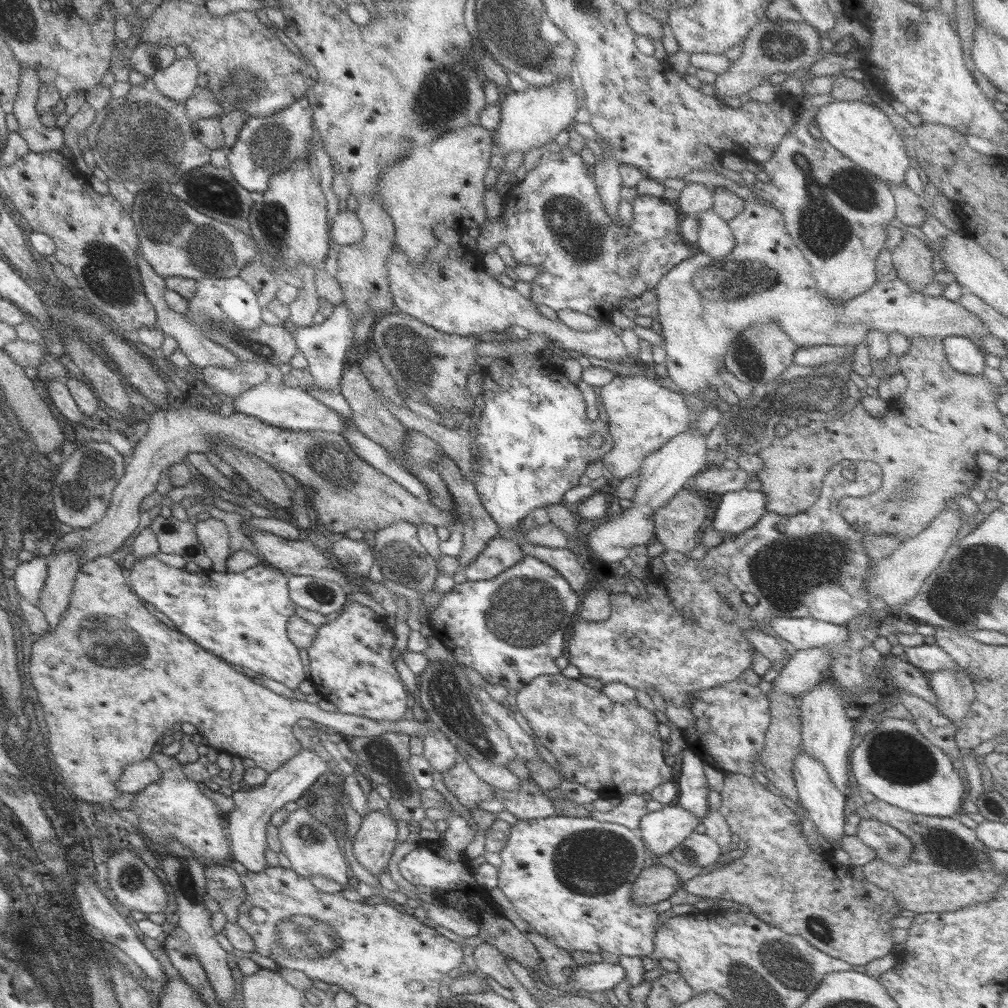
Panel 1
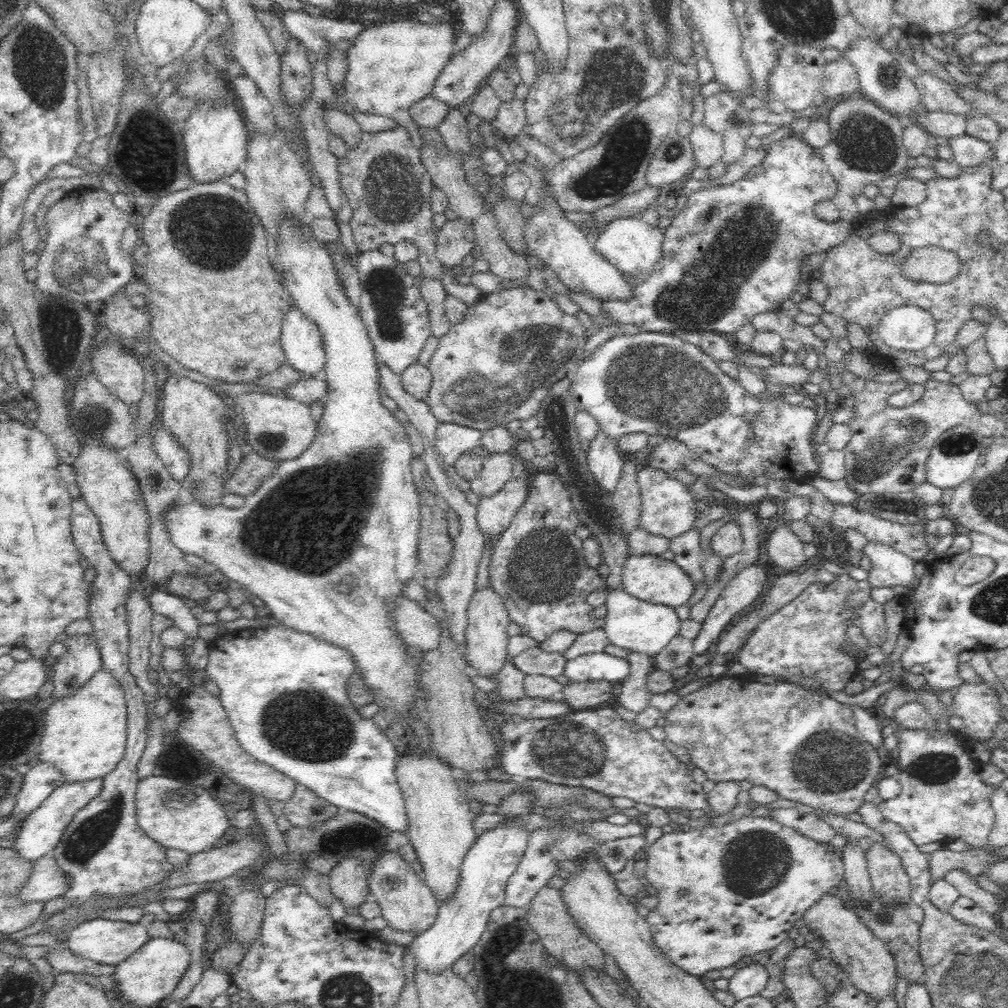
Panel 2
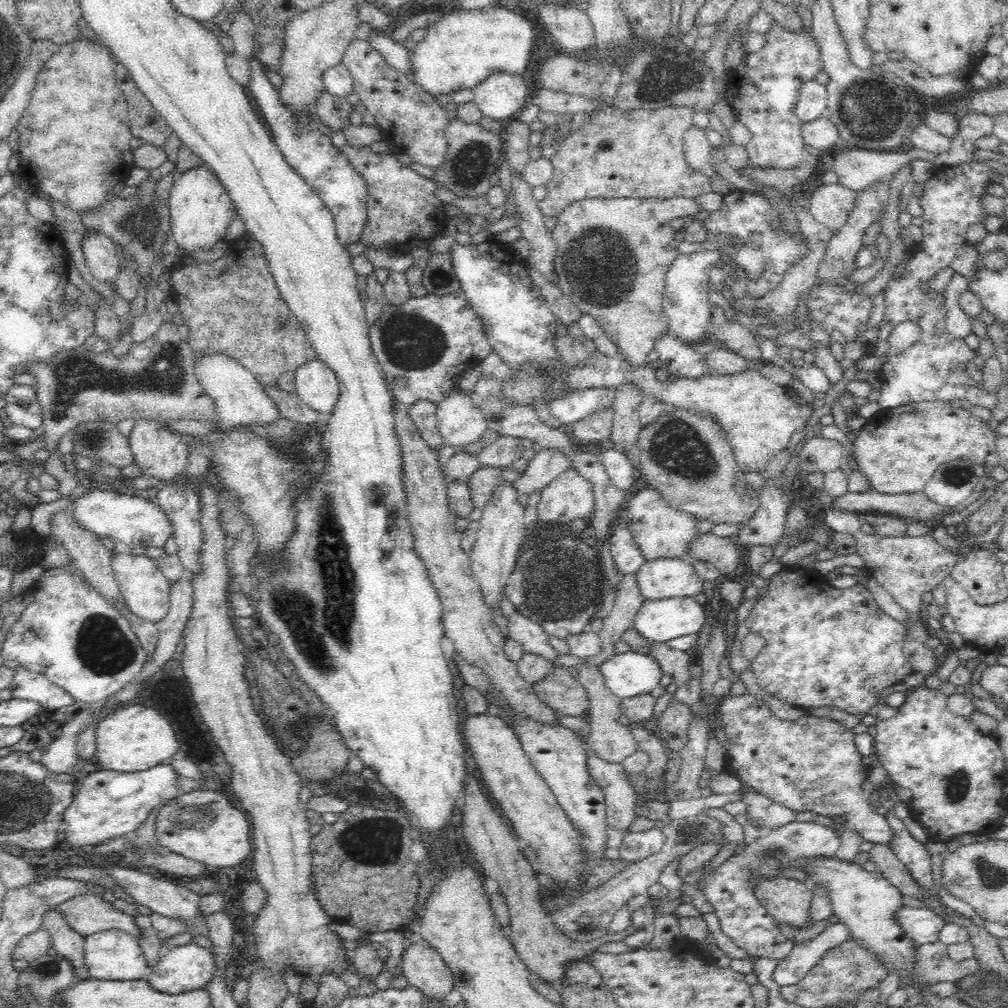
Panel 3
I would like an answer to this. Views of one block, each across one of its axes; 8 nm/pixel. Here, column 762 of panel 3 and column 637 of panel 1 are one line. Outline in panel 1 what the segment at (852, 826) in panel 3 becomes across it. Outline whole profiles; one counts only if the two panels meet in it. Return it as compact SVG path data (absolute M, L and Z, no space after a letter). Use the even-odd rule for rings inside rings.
M559 673L538 676L528 682L518 691L513 710L522 714L536 739L556 757L562 768L559 772L562 780L580 783L594 792L612 788L619 796L650 794L659 784L673 780L672 770L664 762L666 742L658 732L659 722L654 713L640 706L636 700L628 704L613 703L601 690Z

